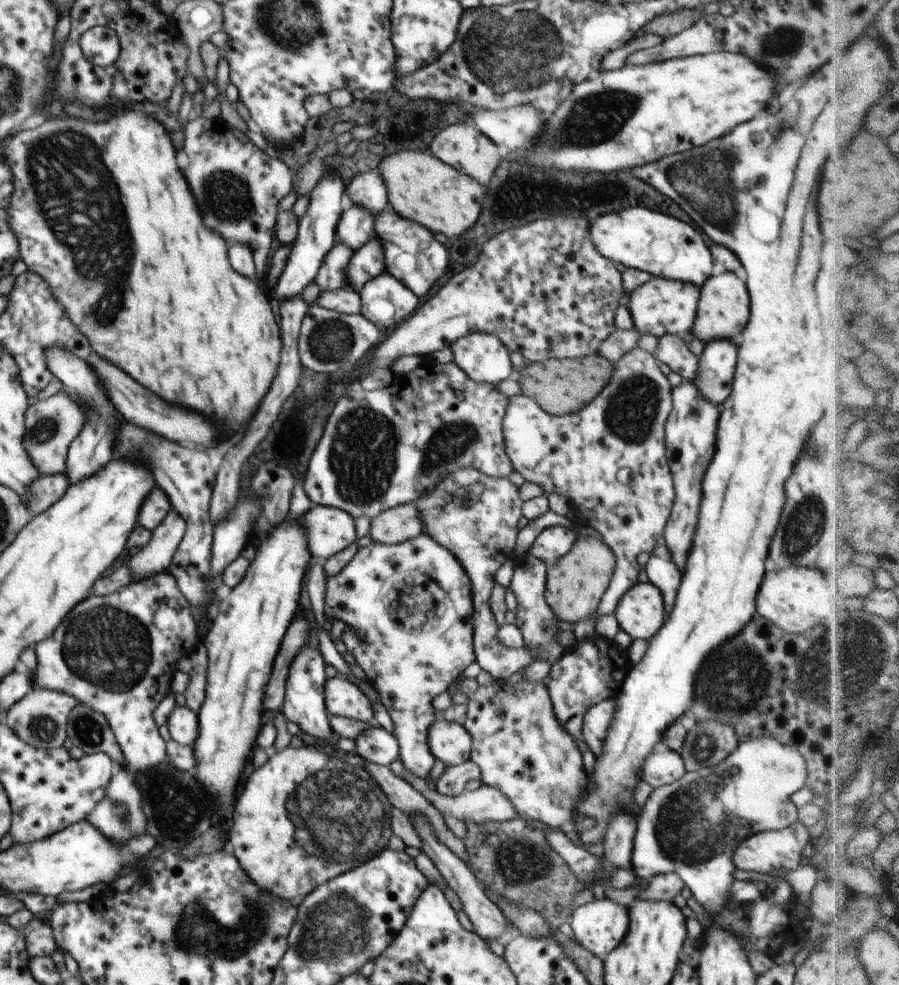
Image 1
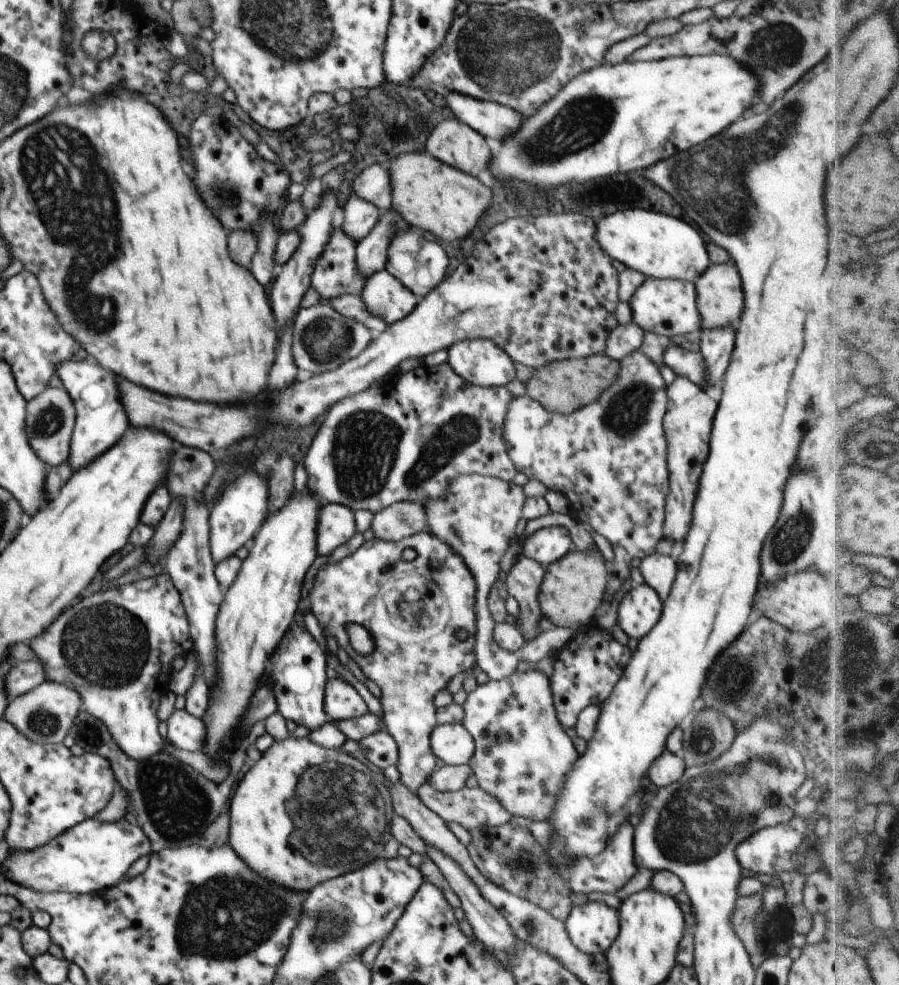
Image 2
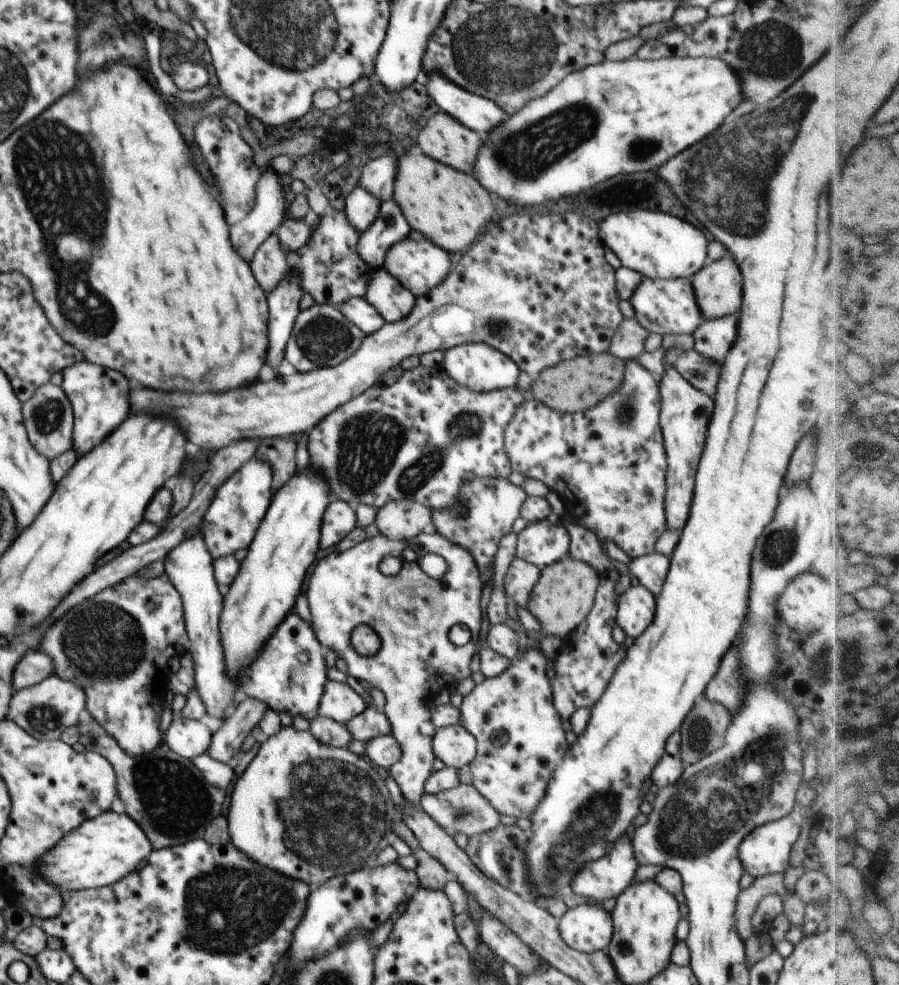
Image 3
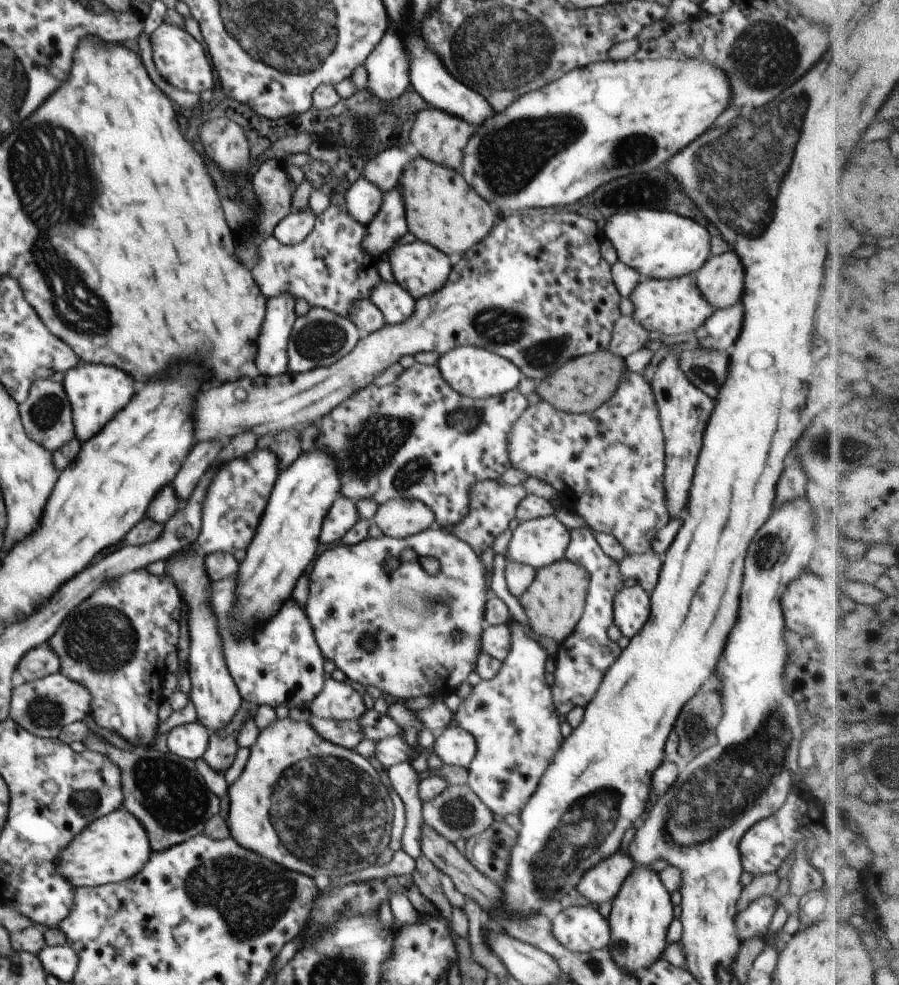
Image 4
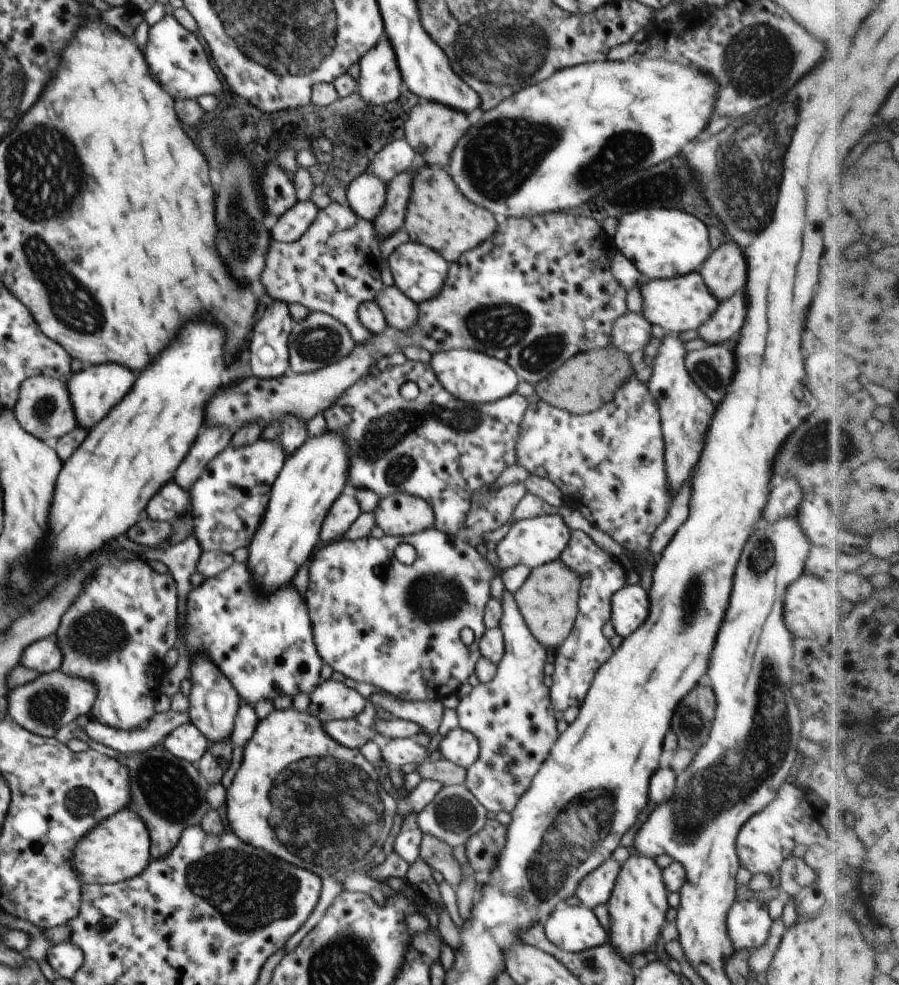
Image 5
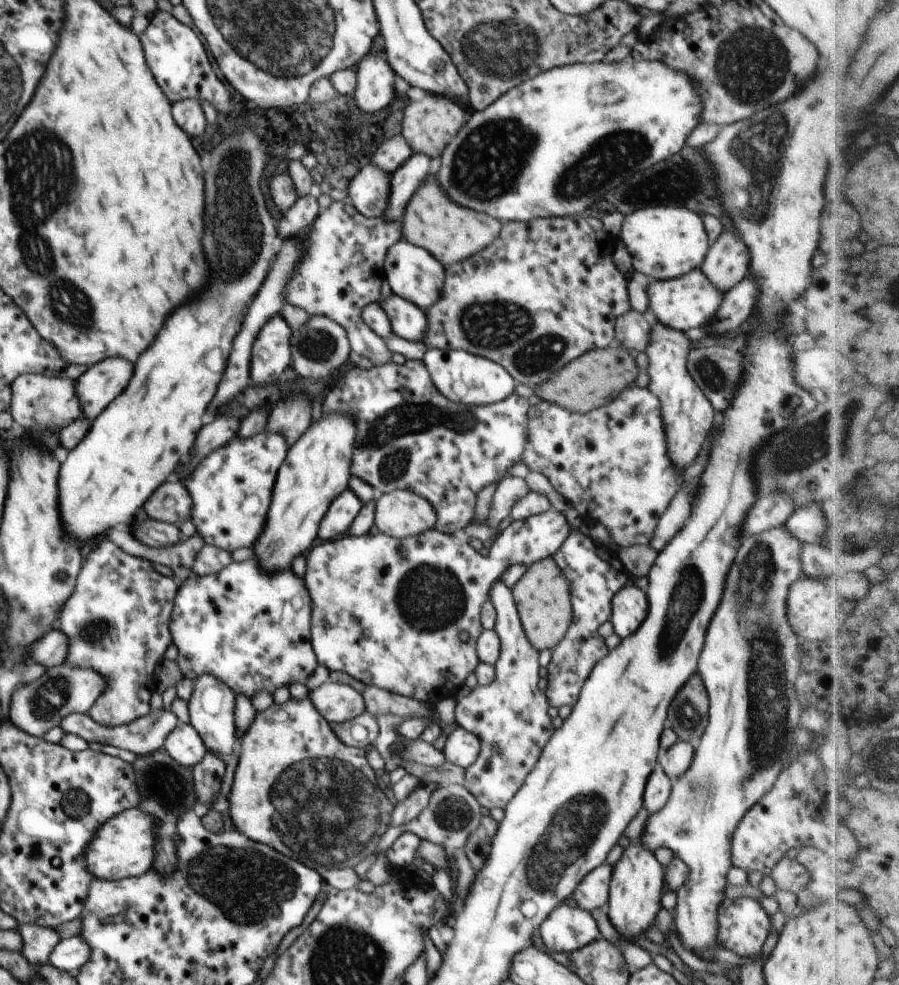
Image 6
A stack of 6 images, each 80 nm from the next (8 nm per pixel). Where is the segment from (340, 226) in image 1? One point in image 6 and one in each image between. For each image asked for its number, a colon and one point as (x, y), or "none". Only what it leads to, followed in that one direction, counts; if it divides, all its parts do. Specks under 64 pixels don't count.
2: (360, 217)
3: (361, 209)
4: (363, 200)
5: (366, 196)
6: (369, 191)

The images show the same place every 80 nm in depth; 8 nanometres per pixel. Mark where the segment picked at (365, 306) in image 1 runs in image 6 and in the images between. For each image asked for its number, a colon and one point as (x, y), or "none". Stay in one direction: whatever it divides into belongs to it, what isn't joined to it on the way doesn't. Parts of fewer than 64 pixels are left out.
2: (385, 297)
3: (393, 301)
4: (397, 305)
5: (400, 312)
6: (408, 322)

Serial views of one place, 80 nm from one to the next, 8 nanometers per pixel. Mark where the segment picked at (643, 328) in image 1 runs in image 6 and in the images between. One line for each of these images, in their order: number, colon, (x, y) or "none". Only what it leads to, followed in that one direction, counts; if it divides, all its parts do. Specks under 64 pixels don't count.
2: (668, 307)
3: (665, 306)
4: (673, 306)
5: (683, 303)
6: (690, 301)

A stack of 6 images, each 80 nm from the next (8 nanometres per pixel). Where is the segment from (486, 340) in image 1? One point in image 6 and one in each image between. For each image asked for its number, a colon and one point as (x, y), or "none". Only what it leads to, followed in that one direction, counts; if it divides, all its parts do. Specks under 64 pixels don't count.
2: (480, 361)
3: (478, 366)
4: (477, 373)
5: (473, 377)
6: (464, 378)

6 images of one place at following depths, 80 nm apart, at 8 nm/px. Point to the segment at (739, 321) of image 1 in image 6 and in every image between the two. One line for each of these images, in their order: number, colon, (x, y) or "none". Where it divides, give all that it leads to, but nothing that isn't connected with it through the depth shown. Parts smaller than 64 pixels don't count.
2: (720, 300)
3: (718, 286)
4: (721, 280)
5: (724, 272)
6: (726, 263)

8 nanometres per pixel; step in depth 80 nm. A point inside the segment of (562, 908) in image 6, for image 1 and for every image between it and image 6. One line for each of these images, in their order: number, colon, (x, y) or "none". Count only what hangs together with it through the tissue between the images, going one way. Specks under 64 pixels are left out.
1: (599, 926)
2: (592, 927)
3: (587, 928)
4: (582, 929)
5: (575, 929)

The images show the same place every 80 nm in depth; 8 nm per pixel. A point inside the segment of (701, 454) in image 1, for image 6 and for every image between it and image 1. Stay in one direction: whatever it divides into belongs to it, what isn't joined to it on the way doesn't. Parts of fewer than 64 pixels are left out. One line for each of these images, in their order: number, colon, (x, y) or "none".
2: (687, 424)
3: (685, 412)
4: (684, 410)
5: (685, 411)
6: (688, 416)

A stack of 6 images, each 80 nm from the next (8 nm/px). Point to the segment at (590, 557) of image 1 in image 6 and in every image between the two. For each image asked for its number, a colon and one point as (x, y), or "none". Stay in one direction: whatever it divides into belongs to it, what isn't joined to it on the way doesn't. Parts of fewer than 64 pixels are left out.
2: (572, 592)
3: (565, 592)
4: (554, 603)
5: (548, 601)
6: (542, 596)

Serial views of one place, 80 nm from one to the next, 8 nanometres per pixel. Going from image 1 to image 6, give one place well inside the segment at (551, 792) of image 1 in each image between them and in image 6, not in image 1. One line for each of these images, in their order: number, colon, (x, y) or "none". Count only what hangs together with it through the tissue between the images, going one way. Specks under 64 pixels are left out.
2: (523, 756)
3: (520, 741)
4: (512, 717)
5: (512, 717)
6: (510, 716)

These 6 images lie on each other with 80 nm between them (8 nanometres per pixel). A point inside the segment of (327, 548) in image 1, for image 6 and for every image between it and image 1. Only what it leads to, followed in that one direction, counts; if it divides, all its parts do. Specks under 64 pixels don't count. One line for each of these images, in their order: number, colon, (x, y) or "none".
2: (336, 523)
3: (339, 519)
4: (343, 514)
5: (344, 512)
6: (344, 509)

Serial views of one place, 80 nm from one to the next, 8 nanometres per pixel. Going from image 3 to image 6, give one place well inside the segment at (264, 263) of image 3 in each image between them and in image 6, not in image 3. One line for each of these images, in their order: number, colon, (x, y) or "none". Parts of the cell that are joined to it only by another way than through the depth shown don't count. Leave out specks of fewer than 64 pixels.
4: (328, 269)
5: (335, 267)
6: (341, 272)

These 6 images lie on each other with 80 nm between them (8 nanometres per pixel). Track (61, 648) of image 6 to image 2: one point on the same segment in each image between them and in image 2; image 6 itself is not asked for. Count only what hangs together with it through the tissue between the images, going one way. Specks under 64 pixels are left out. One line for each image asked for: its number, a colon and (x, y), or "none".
2: (20, 679)
3: (32, 669)
4: (40, 662)
5: (44, 657)

